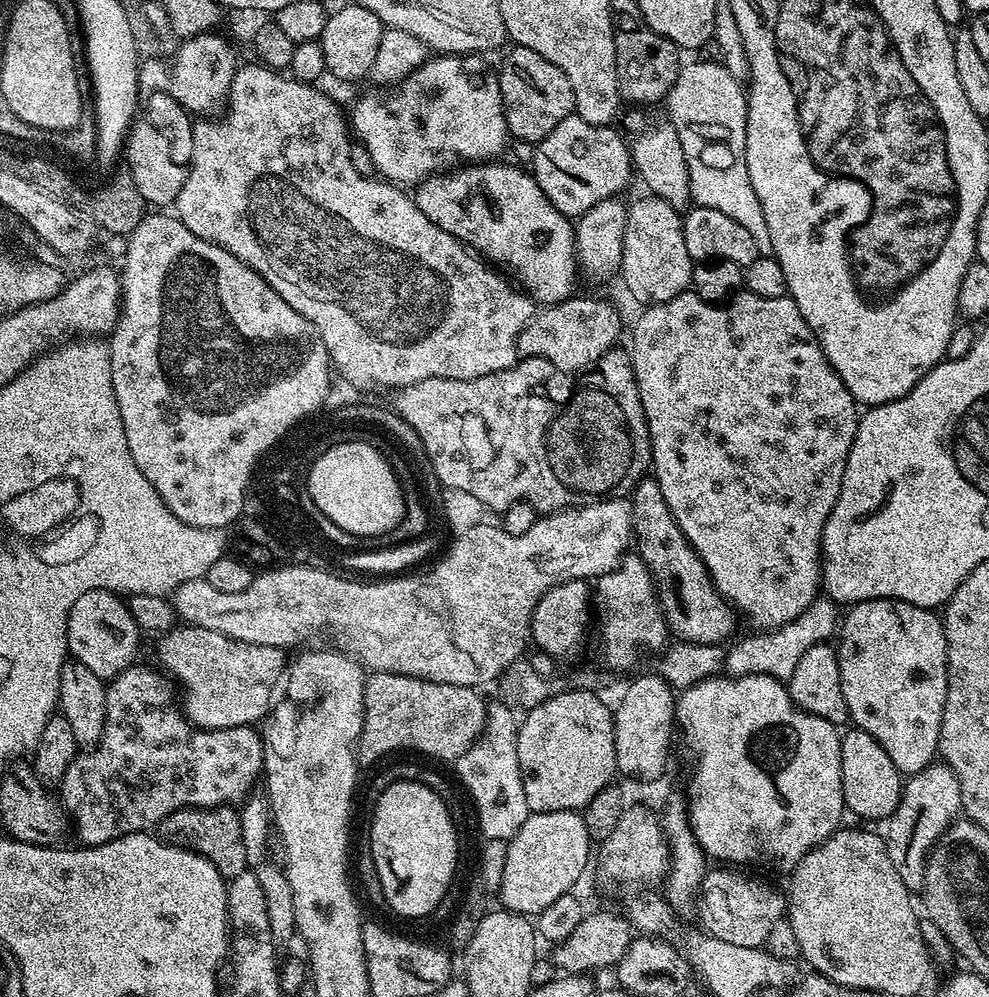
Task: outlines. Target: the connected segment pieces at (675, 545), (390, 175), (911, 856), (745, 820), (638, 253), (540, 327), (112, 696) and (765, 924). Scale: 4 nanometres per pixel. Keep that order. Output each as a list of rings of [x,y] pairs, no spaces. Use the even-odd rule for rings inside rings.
[[[655,479],[637,481],[630,492],[634,544],[640,547],[639,563],[654,581],[654,592],[667,631],[685,644],[723,645],[736,628],[737,613],[716,591],[700,556],[682,534],[678,522],[670,514]]]
[[[440,54],[425,59],[411,76],[404,77],[404,92],[390,97],[388,101],[380,96],[364,96],[353,106],[352,112],[350,108],[351,131],[359,143],[360,140],[364,143],[373,166],[383,179],[397,186],[415,186],[437,170],[461,162],[492,162],[503,157],[500,155],[510,141],[510,133],[504,117],[500,81],[495,75],[487,76],[476,60],[479,59],[472,54]]]
[[[933,762],[928,765],[927,768],[921,770],[921,772],[911,773],[903,781],[900,789],[900,801],[898,806],[894,810],[894,814],[889,816],[886,823],[883,825],[882,835],[884,837],[884,845],[886,846],[886,854],[890,854],[890,862],[894,862],[894,870],[898,870],[898,878],[902,878],[902,882],[907,886],[908,891],[916,894],[924,887],[924,871],[928,869],[928,856],[932,853],[932,847],[940,841],[940,836],[954,823],[954,821],[961,815],[962,809],[960,807],[960,787],[958,786],[958,778],[954,774],[954,770],[950,770],[948,765],[943,762]]]
[[[717,674],[706,677],[704,680],[692,684],[689,688],[683,689],[675,697],[676,701],[676,716],[674,719],[675,727],[684,735],[684,744],[692,751],[692,756],[696,759],[696,773],[692,776],[692,781],[688,784],[688,792],[686,791],[686,803],[688,805],[688,818],[692,826],[692,832],[696,836],[696,841],[702,846],[705,857],[716,859],[716,862],[727,862],[732,866],[744,866],[740,864],[757,864],[760,868],[777,868],[778,871],[784,874],[791,873],[792,869],[796,867],[796,862],[803,858],[811,848],[817,848],[825,838],[831,836],[833,832],[841,827],[842,821],[840,819],[846,816],[846,809],[844,806],[844,795],[842,794],[842,750],[840,749],[841,733],[838,731],[837,725],[826,722],[826,718],[818,718],[809,712],[801,712],[795,704],[788,698],[786,691],[786,684],[783,680],[776,680],[772,676],[766,674],[750,674],[749,676],[729,676],[727,674]]]
[[[644,194],[641,200],[629,203],[627,210],[624,249],[618,273],[619,279],[624,279],[625,290],[640,306],[670,302],[670,298],[689,291],[694,262],[686,250],[681,213],[651,194]]]
[[[573,295],[561,304],[537,311],[516,340],[521,357],[537,356],[553,364],[559,372],[580,374],[597,365],[608,351],[615,349],[620,336],[620,316],[604,300]]]
[[[131,666],[124,672],[118,674],[106,684],[106,718],[104,719],[104,733],[98,743],[85,754],[78,754],[65,770],[62,779],[64,796],[62,803],[70,813],[71,823],[76,828],[76,836],[81,845],[91,846],[94,844],[105,844],[114,838],[122,838],[126,834],[135,832],[148,832],[155,829],[160,821],[166,819],[170,813],[180,808],[222,808],[225,806],[236,806],[248,800],[251,788],[255,786],[256,779],[262,776],[264,771],[264,741],[261,733],[255,727],[245,726],[243,728],[213,728],[211,730],[197,730],[179,711],[172,708],[164,708],[172,700],[172,692],[168,689],[170,680],[163,671],[152,668],[138,668]]]
[[[716,866],[713,872],[712,869],[705,871],[698,893],[703,931],[709,936],[730,942],[731,945],[763,949],[774,924],[785,919],[786,896],[781,889],[779,892],[740,872],[743,871],[728,866]]]

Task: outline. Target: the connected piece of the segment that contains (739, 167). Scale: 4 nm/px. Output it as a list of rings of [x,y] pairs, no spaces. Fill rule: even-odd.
[[[715,59],[700,60],[697,64],[685,63],[681,67],[678,78],[674,82],[674,86],[669,90],[666,97],[666,105],[668,104],[667,119],[672,121],[674,130],[678,134],[678,142],[682,142],[682,154],[686,154],[686,166],[690,170],[690,190],[692,191],[692,199],[699,207],[709,208],[710,210],[719,210],[722,214],[727,214],[729,218],[734,218],[734,222],[738,222],[744,229],[751,234],[754,242],[758,246],[761,254],[771,253],[772,243],[770,242],[770,232],[766,230],[766,216],[762,214],[762,206],[758,202],[758,196],[754,194],[754,190],[750,186],[750,174],[746,170],[746,126],[748,125],[748,98],[745,89],[742,87],[741,81],[730,75],[723,65]]]

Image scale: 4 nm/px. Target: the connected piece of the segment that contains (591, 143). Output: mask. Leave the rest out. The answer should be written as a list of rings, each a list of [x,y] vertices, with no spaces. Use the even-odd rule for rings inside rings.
[[[575,114],[562,118],[546,138],[535,145],[530,171],[538,186],[546,194],[546,198],[564,216],[578,218],[590,206],[594,206],[603,200],[611,200],[621,195],[620,191],[628,184],[628,179],[633,179],[634,169],[630,155],[629,145],[623,140],[612,126],[597,126],[586,122]]]

